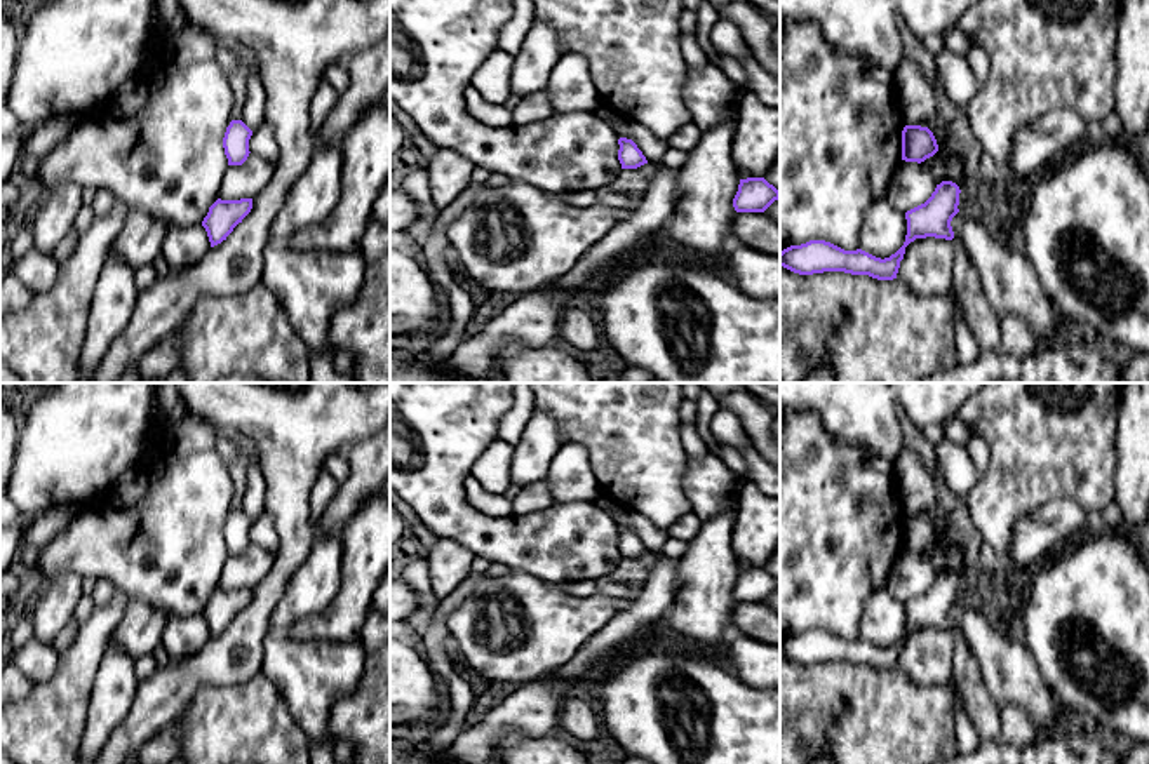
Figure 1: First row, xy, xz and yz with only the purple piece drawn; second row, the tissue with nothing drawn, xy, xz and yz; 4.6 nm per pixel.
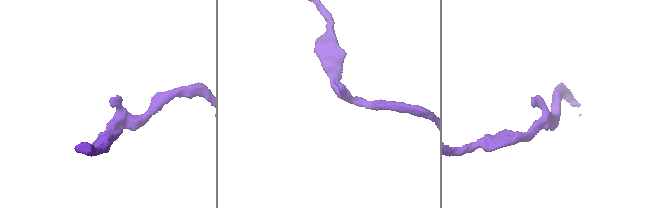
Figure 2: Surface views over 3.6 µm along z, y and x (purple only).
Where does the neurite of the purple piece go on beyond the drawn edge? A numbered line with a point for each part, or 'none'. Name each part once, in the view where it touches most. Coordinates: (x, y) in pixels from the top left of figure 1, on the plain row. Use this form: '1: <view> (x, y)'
none

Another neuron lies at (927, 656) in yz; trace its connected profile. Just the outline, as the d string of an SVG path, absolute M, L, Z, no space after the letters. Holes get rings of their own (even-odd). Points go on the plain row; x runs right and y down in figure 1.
M916 628L905 637L897 668L923 686L952 682L952 651L956 633L945 628Z

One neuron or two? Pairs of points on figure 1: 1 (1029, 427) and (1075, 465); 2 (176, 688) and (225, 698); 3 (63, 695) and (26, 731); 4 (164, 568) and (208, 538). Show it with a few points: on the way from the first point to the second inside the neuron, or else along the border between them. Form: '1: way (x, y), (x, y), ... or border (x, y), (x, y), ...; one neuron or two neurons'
1: way (1040, 430), (1064, 455); one neuron
2: border (235, 683), (201, 684), (173, 719); two neurons
3: way (54, 703), (35, 723); one neuron
4: way (174, 557), (197, 538); one neuron

